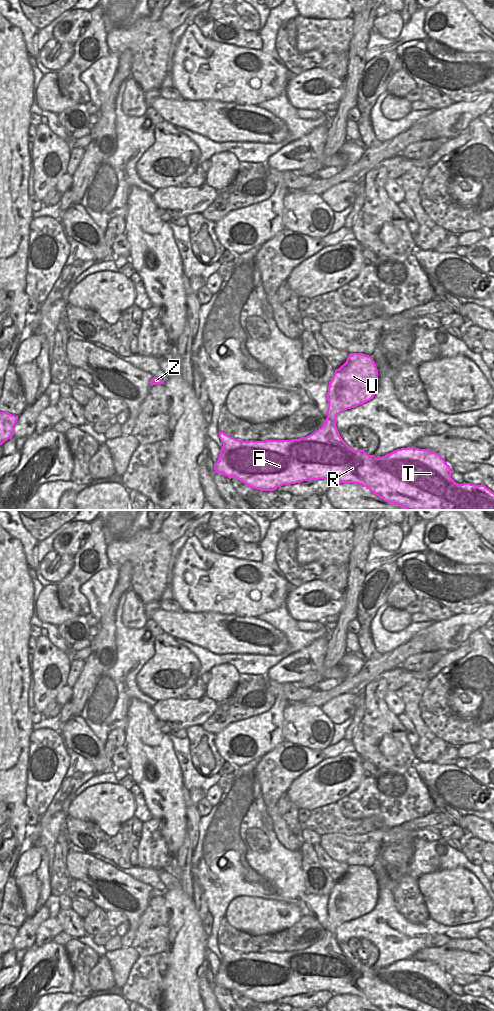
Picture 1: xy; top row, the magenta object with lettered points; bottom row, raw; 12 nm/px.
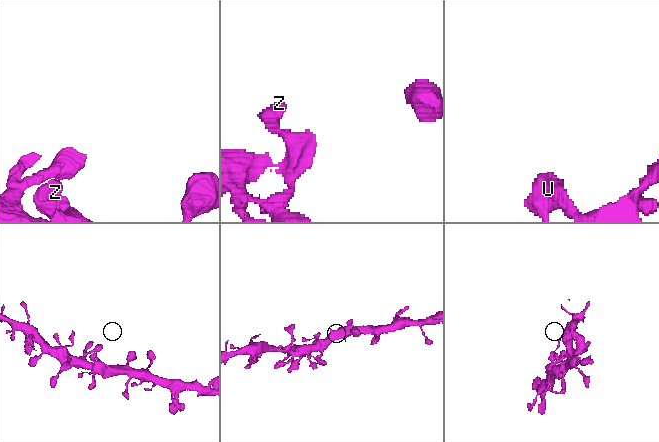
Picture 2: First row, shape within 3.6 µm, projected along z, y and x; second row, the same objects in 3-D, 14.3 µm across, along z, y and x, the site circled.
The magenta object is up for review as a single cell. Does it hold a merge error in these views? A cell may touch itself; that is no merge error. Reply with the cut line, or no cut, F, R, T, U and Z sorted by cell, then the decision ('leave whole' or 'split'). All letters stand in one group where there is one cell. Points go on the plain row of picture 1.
no cut; F R T U Z; leave whole

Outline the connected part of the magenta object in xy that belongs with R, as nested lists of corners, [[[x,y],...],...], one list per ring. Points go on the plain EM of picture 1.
[[[350,865],[346,874],[335,882],[327,904],[327,930],[314,945],[292,952],[243,953],[219,944],[223,956],[215,985],[236,990],[260,1003],[274,1003],[283,997],[303,993],[330,991],[334,995],[354,995],[369,1001],[381,1011],[494,1011],[485,997],[458,996],[451,990],[451,980],[434,963],[407,959],[376,970],[365,962],[355,963],[341,950],[336,929],[374,910],[378,902],[378,881],[373,870]]]

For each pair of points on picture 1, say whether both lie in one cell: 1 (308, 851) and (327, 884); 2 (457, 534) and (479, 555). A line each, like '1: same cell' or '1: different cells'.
1: same cell
2: same cell

